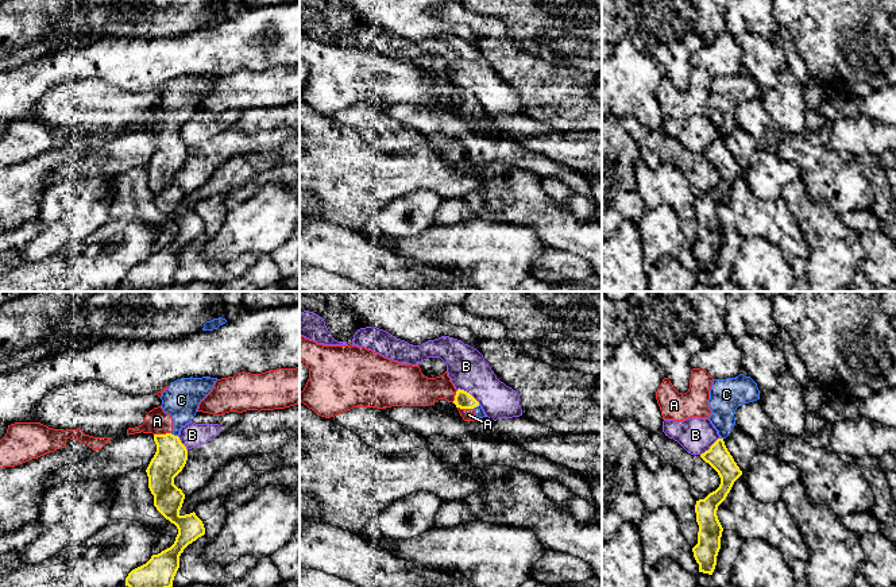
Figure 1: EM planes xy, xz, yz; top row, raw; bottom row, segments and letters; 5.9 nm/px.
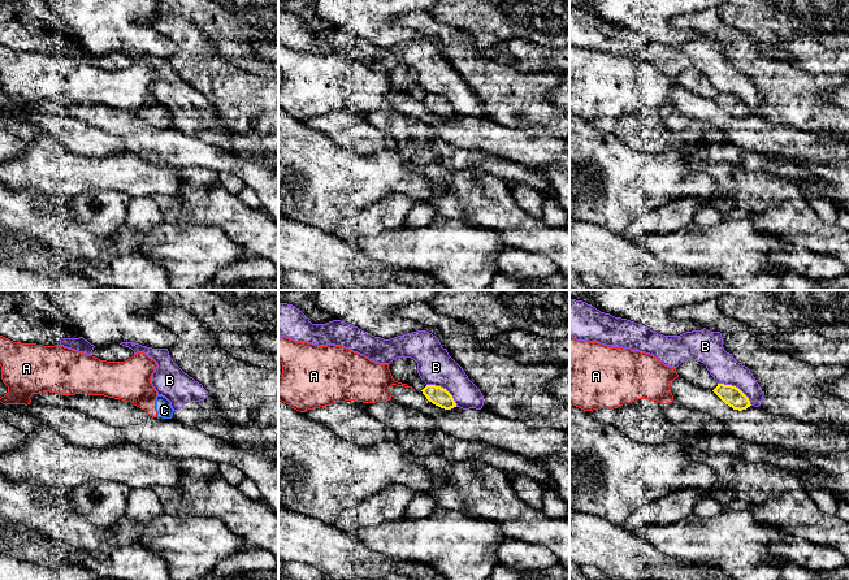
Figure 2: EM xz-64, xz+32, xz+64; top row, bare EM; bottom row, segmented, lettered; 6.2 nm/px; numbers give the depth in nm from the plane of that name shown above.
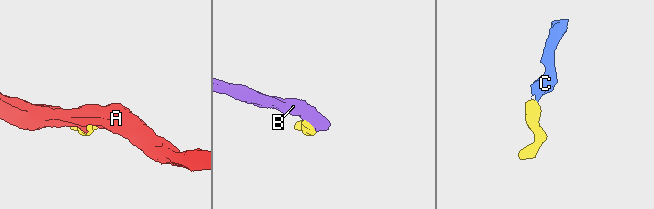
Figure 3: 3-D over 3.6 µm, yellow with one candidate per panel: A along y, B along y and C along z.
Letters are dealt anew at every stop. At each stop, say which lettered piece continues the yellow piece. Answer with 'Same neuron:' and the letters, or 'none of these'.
Same neuron: C

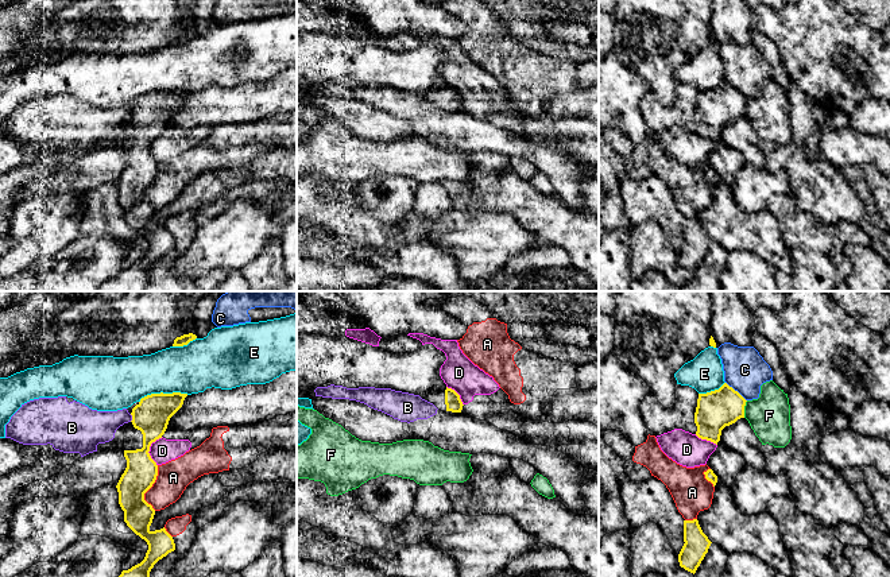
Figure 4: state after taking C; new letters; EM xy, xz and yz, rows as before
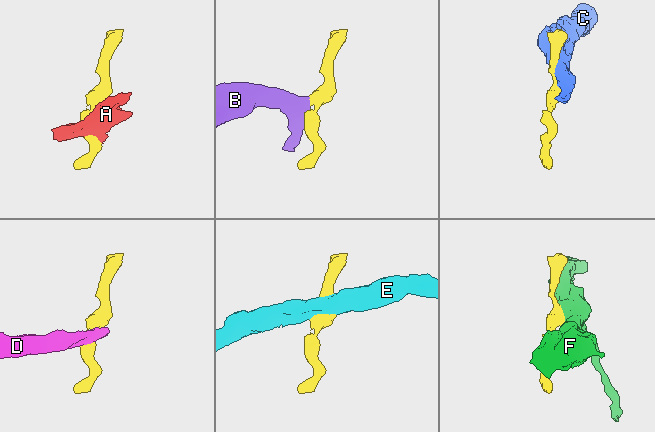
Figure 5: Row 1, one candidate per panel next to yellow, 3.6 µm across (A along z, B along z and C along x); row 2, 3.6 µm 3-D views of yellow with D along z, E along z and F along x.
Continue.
Same neuron: none of these

